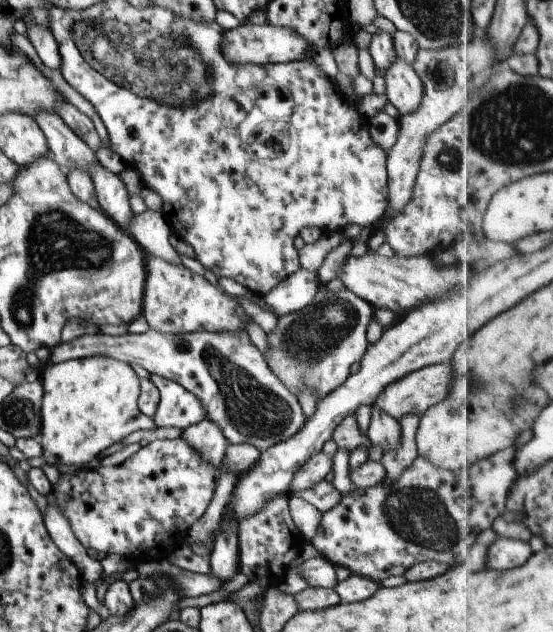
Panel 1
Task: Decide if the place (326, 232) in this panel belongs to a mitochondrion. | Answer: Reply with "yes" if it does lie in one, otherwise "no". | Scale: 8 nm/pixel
no

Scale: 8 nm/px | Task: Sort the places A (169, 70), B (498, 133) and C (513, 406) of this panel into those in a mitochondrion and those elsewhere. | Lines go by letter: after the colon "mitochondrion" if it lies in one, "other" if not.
A: mitochondrion
B: mitochondrion
C: mitochondrion

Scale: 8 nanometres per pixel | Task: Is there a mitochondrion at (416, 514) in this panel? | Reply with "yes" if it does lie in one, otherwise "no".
yes

